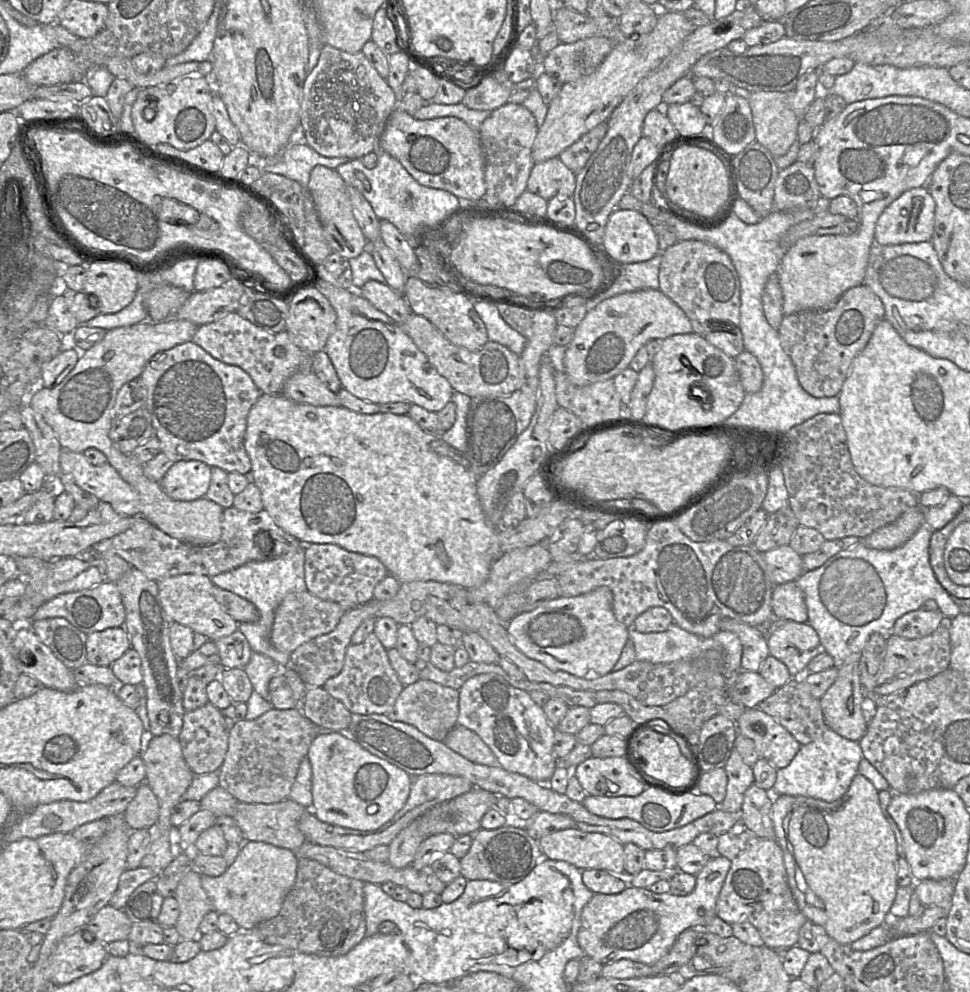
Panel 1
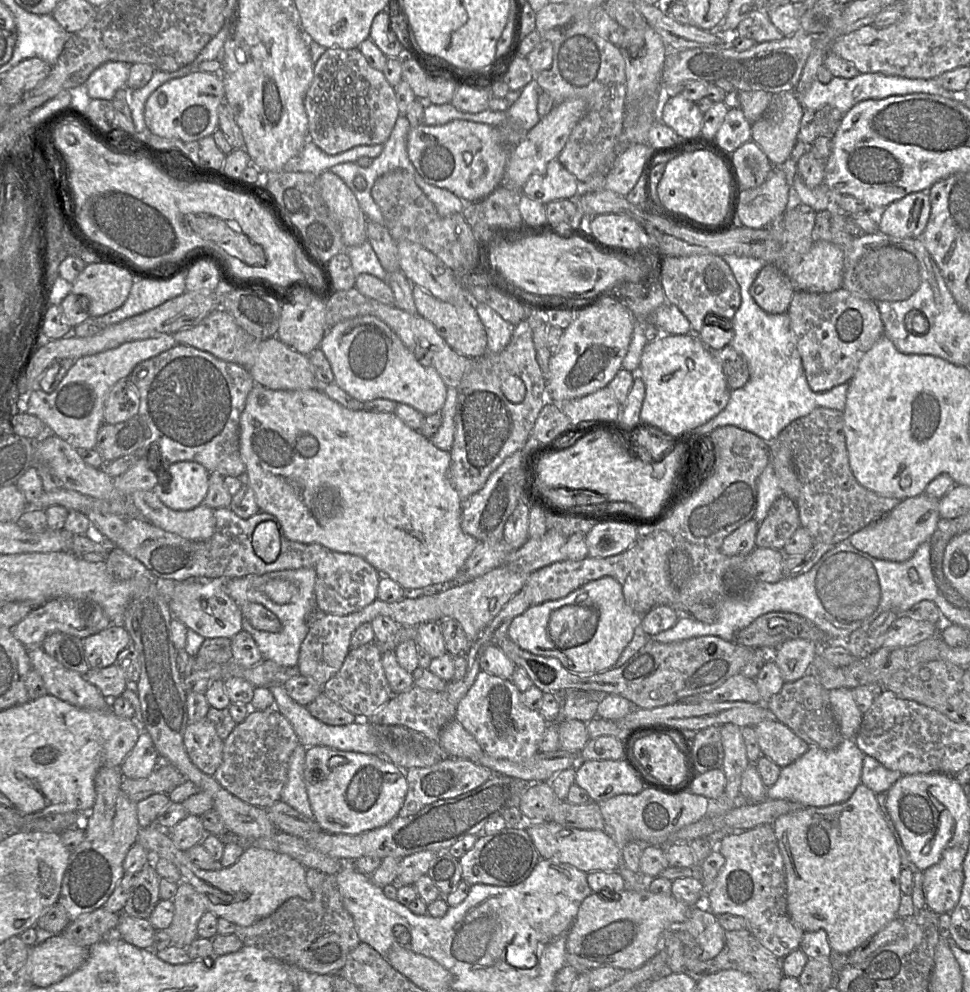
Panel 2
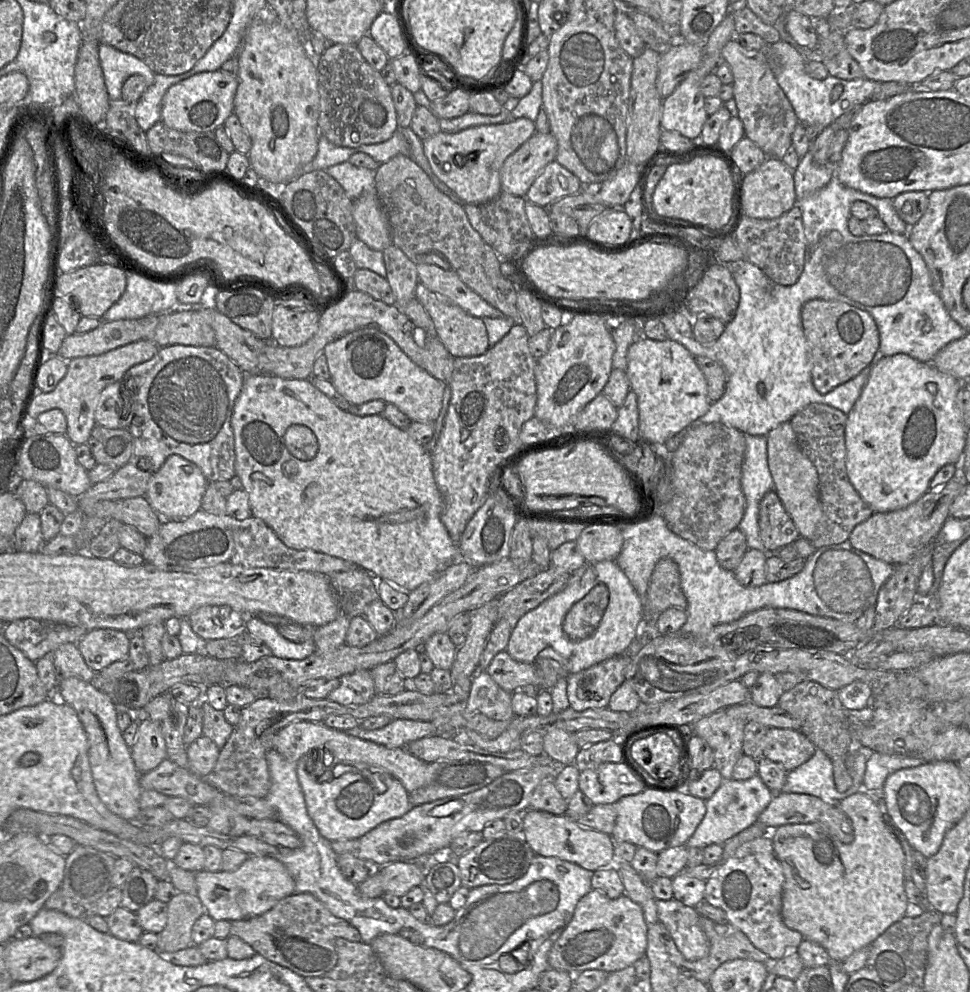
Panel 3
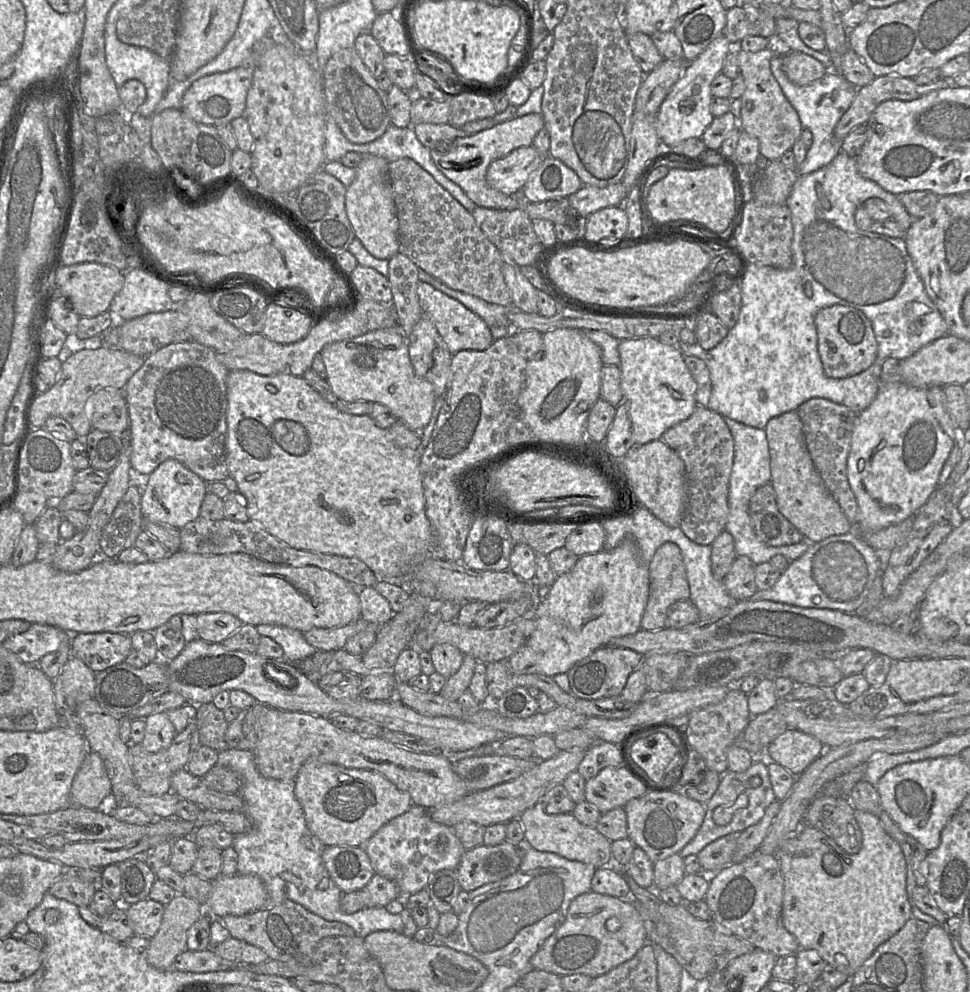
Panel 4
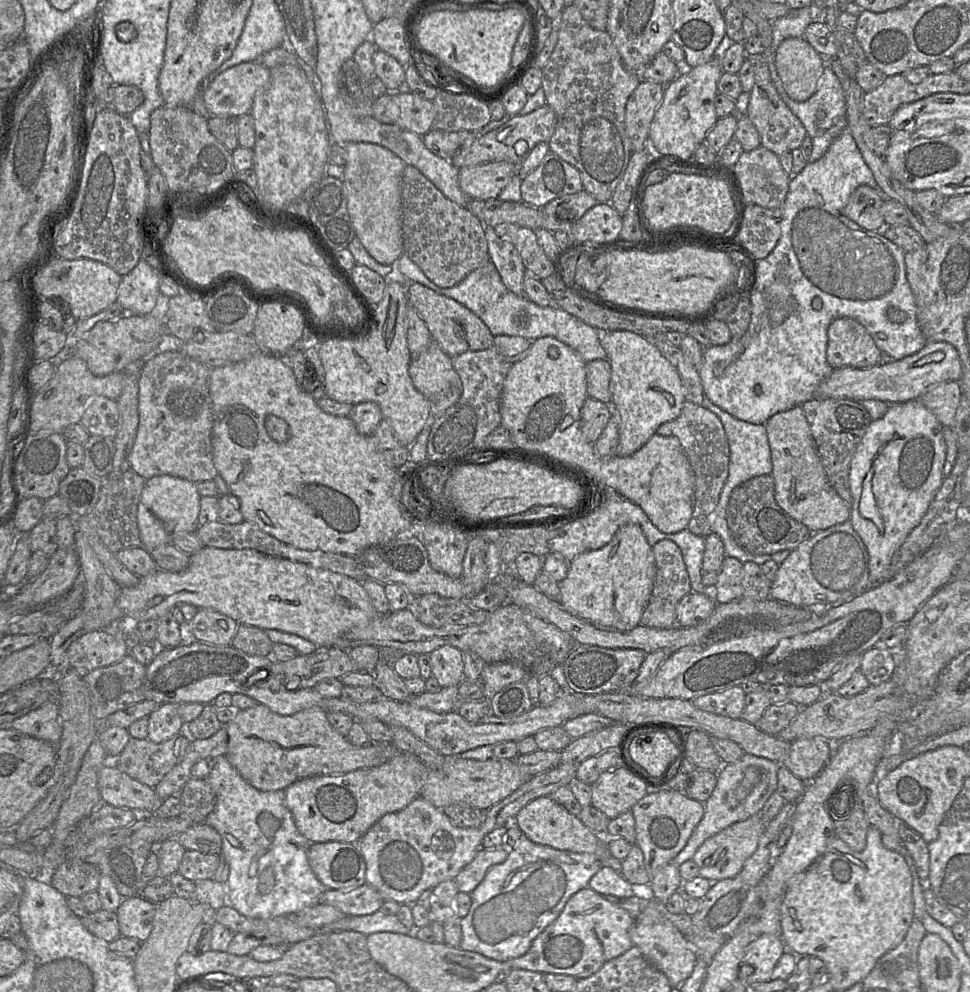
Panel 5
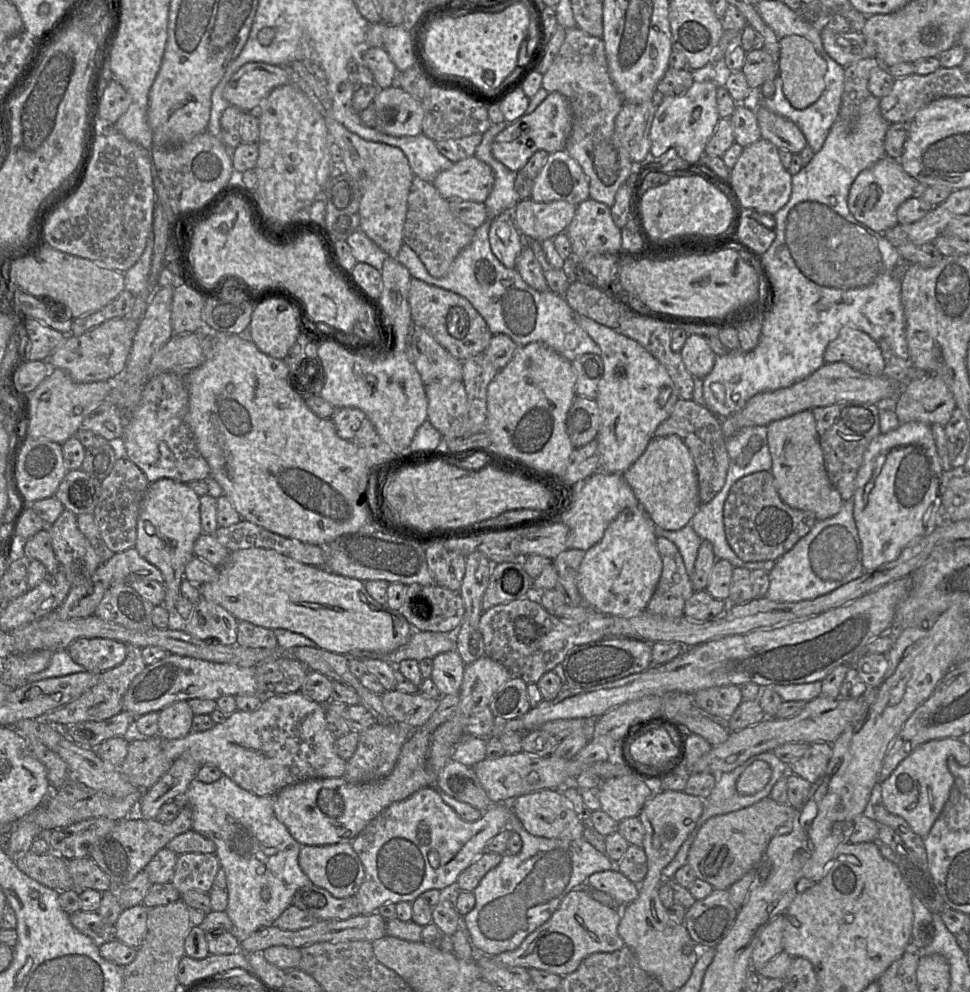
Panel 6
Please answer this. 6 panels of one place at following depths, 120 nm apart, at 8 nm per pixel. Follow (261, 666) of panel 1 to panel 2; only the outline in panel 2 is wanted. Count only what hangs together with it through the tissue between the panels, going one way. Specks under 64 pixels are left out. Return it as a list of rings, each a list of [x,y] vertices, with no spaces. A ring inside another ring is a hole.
[[[272,686],[269,688],[274,700],[275,707],[292,725],[300,744],[305,747],[327,746],[342,751],[353,751],[373,755],[381,755],[377,745],[376,736],[373,734],[373,724],[359,719],[352,724],[333,726],[328,725],[313,717],[305,706],[301,706],[292,700],[286,693],[284,686]]]

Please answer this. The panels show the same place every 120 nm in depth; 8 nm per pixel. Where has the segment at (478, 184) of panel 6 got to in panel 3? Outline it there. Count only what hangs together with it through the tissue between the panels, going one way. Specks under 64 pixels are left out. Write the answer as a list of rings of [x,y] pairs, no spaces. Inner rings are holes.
[[[536,132],[500,169],[501,189],[514,196],[525,196],[544,167],[556,160],[558,143],[550,132]]]

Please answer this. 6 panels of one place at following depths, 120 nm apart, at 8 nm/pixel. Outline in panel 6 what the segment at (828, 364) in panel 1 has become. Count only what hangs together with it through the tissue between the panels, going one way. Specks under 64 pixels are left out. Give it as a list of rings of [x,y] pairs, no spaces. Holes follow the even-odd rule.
[[[844,326],[824,352],[825,363],[844,362],[872,376],[882,376],[886,366],[878,343],[867,333]]]

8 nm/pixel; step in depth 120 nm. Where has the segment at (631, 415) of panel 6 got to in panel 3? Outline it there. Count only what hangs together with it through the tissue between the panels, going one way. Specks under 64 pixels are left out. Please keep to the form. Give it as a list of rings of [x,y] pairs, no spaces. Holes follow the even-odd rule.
[[[637,338],[628,348],[626,374],[630,390],[637,396],[641,441],[664,444],[711,406],[705,377],[695,357],[680,343],[667,339]]]

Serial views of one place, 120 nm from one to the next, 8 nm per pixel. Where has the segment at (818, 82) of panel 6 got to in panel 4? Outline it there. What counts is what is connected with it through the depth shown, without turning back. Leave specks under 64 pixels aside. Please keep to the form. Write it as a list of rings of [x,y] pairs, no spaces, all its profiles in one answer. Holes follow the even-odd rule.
[[[790,51],[783,56],[782,68],[788,79],[798,86],[808,85],[829,71],[814,57],[798,51]]]

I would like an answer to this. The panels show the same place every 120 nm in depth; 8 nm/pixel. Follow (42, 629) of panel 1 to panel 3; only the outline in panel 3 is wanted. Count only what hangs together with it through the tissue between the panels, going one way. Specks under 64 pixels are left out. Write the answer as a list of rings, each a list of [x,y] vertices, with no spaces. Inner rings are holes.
[[[61,644],[51,653],[51,656],[58,679],[61,677],[77,677],[86,682],[92,681],[95,672],[86,665],[77,644]]]

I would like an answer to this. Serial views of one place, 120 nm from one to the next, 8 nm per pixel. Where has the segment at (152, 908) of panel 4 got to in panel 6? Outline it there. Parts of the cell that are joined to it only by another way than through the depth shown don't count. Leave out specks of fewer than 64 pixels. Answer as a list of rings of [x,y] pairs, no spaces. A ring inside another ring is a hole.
[[[141,903],[123,909],[114,927],[115,939],[138,949],[147,935],[147,907]]]

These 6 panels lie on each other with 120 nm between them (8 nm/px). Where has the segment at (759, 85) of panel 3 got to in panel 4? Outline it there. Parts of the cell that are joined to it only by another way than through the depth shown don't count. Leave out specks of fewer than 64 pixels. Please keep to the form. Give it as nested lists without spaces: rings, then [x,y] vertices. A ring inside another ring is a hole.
[[[737,45],[737,58],[739,74],[745,83],[745,91],[740,97],[741,115],[738,126],[758,140],[763,159],[779,160],[787,150],[792,149],[794,143],[801,136],[803,126],[798,113],[784,95],[771,72],[771,53],[767,48],[749,52],[738,49]]]

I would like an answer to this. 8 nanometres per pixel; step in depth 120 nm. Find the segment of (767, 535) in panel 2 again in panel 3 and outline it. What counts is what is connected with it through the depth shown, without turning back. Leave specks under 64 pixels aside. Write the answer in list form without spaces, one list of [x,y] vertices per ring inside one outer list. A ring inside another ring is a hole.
[[[774,490],[767,492],[760,501],[758,524],[760,539],[771,554],[800,537]]]

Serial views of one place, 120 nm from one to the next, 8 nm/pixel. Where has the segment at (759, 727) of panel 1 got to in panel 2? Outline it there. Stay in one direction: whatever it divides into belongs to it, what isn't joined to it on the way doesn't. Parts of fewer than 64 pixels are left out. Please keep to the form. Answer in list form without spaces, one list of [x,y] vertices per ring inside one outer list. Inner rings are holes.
[[[775,718],[758,723],[754,730],[761,756],[766,756],[780,768],[792,764],[810,748],[804,740]]]

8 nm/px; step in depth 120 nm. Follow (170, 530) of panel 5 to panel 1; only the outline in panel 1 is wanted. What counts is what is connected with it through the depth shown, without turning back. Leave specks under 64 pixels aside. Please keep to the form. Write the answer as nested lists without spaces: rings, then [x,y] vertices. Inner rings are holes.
[[[181,460],[168,469],[159,484],[170,498],[192,501],[206,497],[210,483],[208,464],[200,460]]]

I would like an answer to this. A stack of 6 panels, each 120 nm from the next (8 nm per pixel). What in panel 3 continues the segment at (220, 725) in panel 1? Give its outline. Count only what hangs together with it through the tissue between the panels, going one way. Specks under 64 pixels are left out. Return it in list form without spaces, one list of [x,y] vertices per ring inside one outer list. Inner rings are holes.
[[[202,735],[187,746],[188,769],[200,778],[205,778],[214,769],[220,750],[208,737]]]

